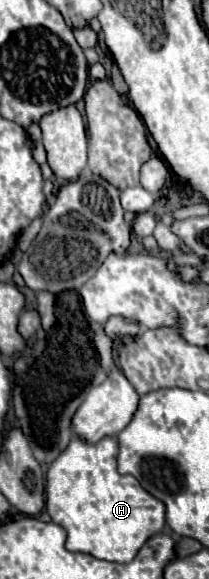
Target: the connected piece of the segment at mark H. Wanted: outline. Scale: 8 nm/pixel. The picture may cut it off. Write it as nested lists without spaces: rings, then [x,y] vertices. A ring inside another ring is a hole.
[[[75,436],[69,446],[49,464],[47,470],[47,512],[51,520],[65,528],[67,544],[71,552],[91,554],[93,558],[107,562],[131,562],[145,540],[165,528],[165,504],[145,492],[135,476],[123,476],[117,472],[117,454],[119,444],[115,436],[101,438],[91,444]]]

